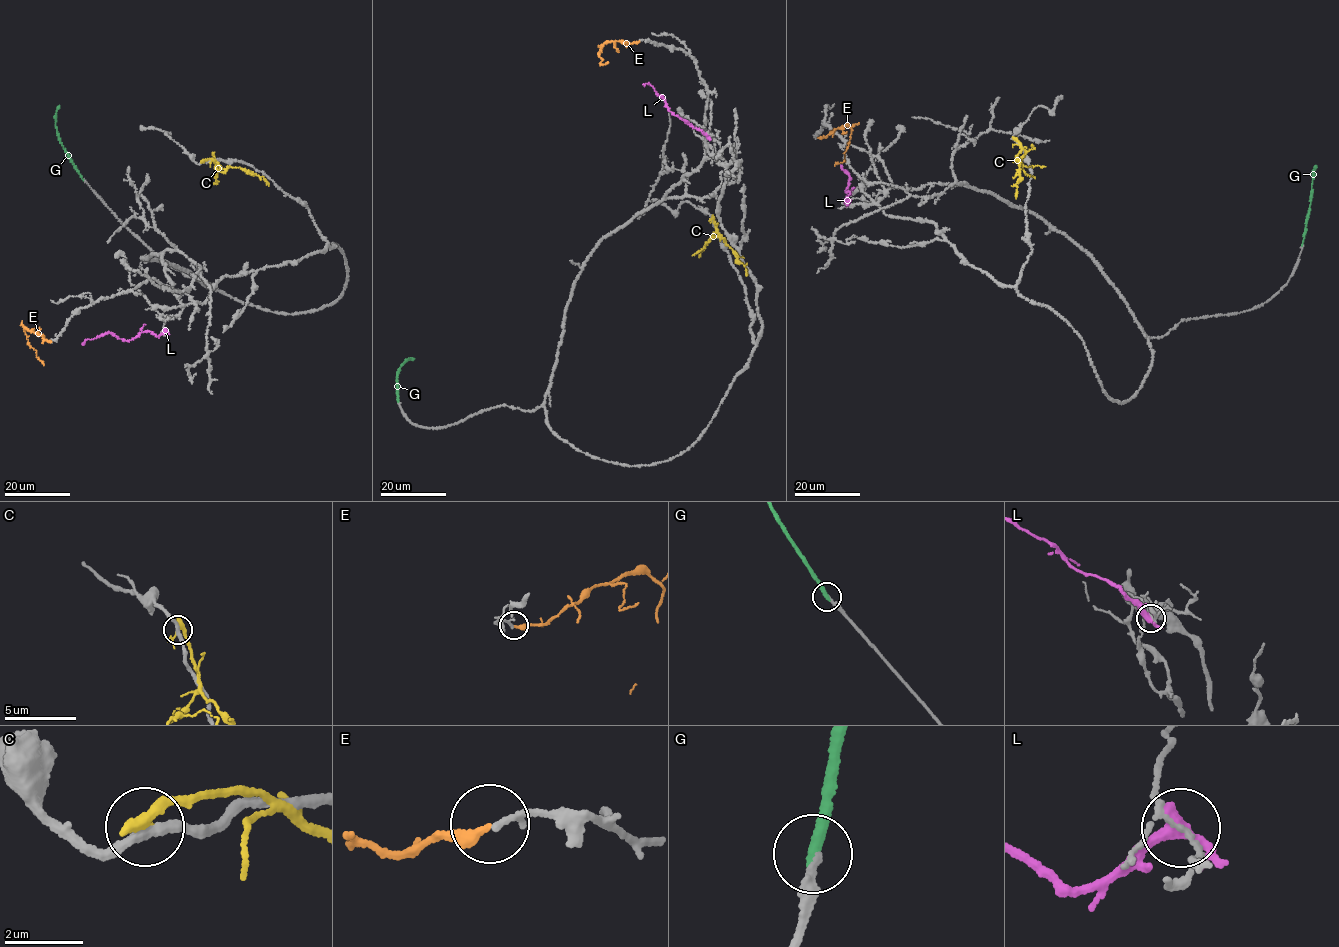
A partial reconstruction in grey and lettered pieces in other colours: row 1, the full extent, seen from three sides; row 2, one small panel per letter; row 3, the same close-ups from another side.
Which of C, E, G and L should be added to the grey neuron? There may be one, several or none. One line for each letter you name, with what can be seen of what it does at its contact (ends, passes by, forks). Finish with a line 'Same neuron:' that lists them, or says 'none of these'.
E: it ends
G: it ends
Same neuron: E, G

